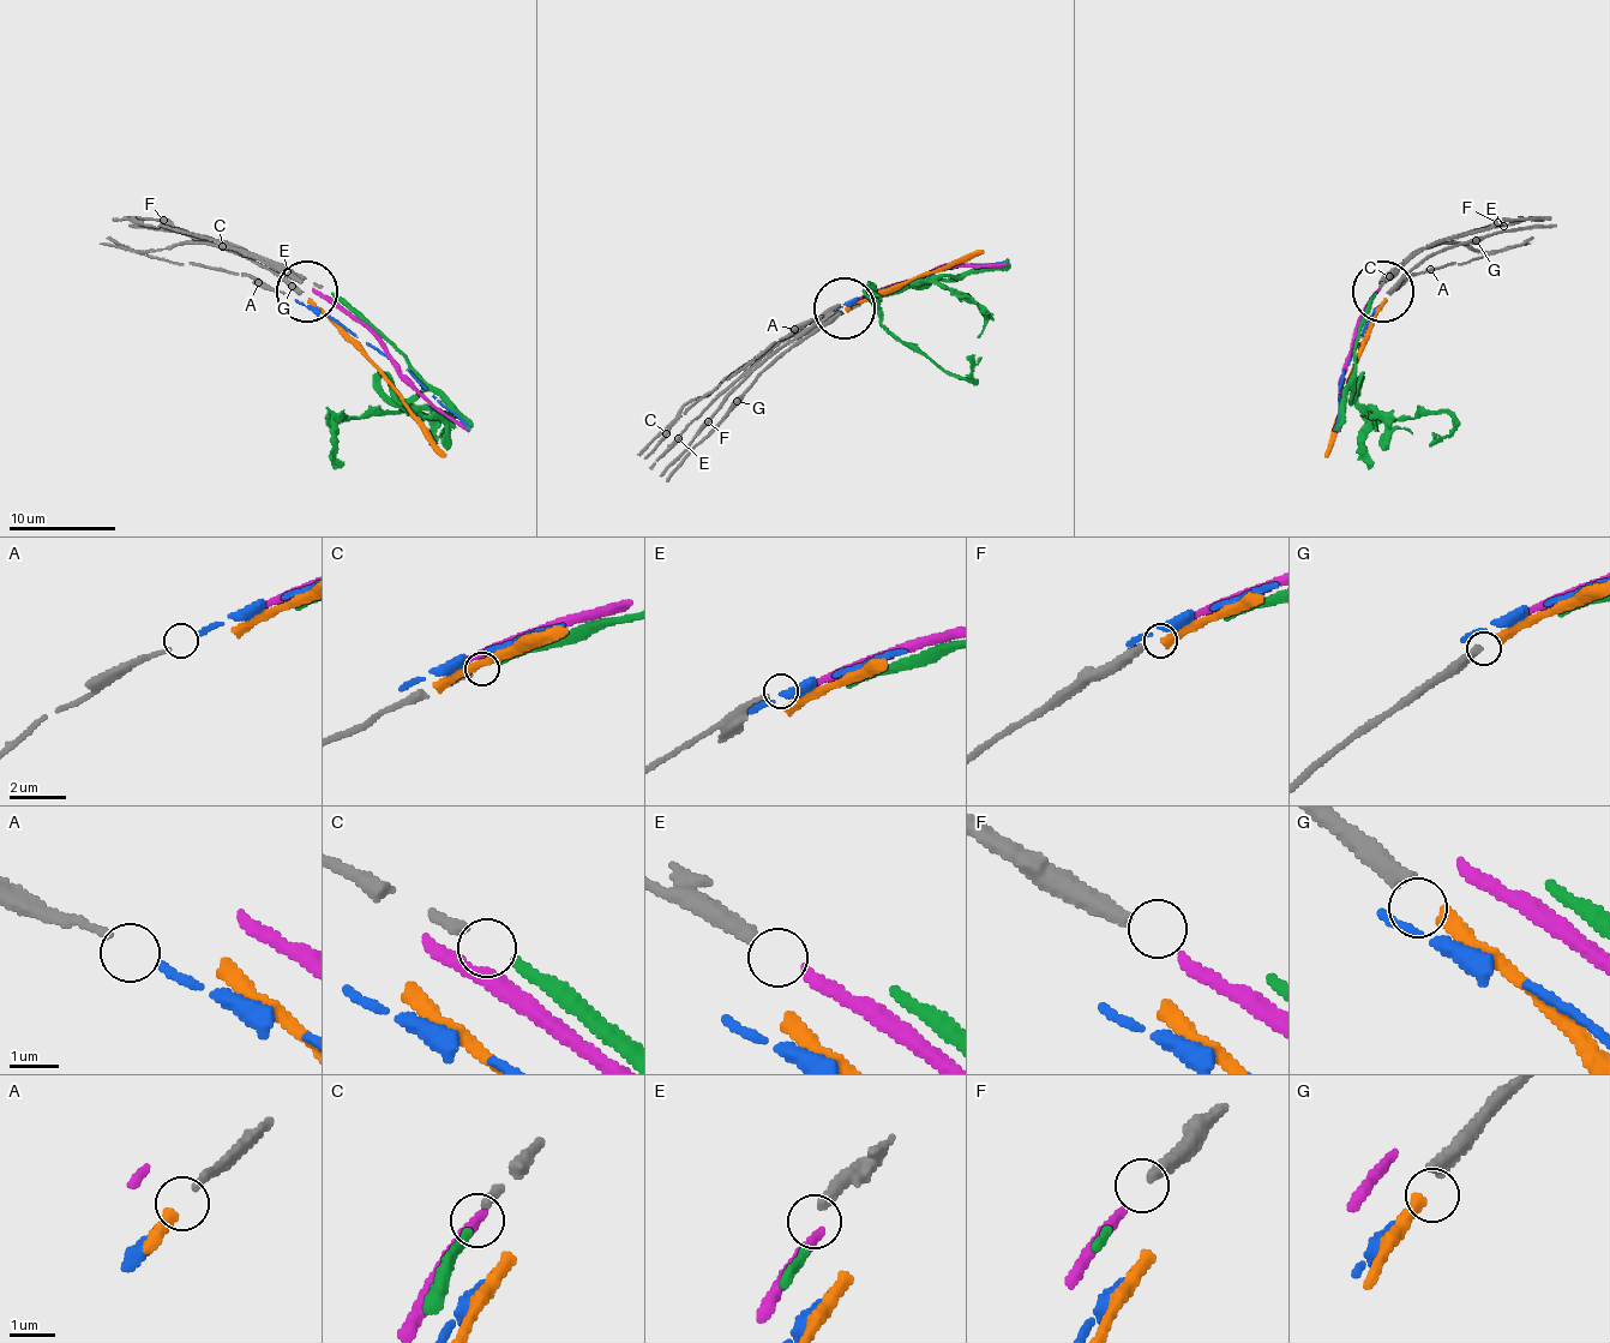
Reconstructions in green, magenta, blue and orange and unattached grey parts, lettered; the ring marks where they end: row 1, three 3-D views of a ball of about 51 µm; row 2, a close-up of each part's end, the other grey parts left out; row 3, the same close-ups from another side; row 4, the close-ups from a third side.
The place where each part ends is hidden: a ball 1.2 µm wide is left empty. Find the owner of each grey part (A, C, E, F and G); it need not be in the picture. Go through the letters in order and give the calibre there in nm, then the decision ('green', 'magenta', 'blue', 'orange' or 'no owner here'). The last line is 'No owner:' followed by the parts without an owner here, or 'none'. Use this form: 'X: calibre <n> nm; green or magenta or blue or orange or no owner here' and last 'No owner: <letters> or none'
A: calibre 130 nm; blue
C: calibre 220 nm; green
E: calibre 320 nm; no owner here
F: calibre 320 nm; magenta
G: calibre 360 nm; orange
No owner: E

